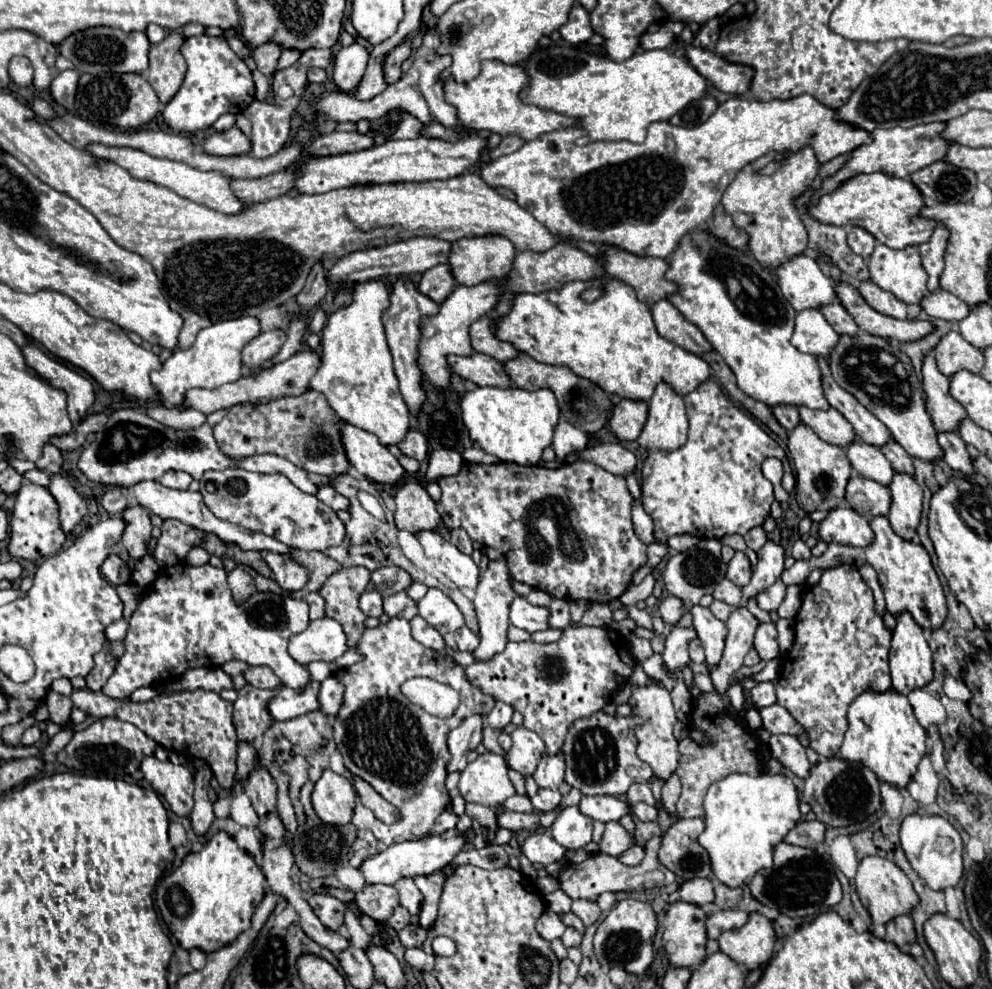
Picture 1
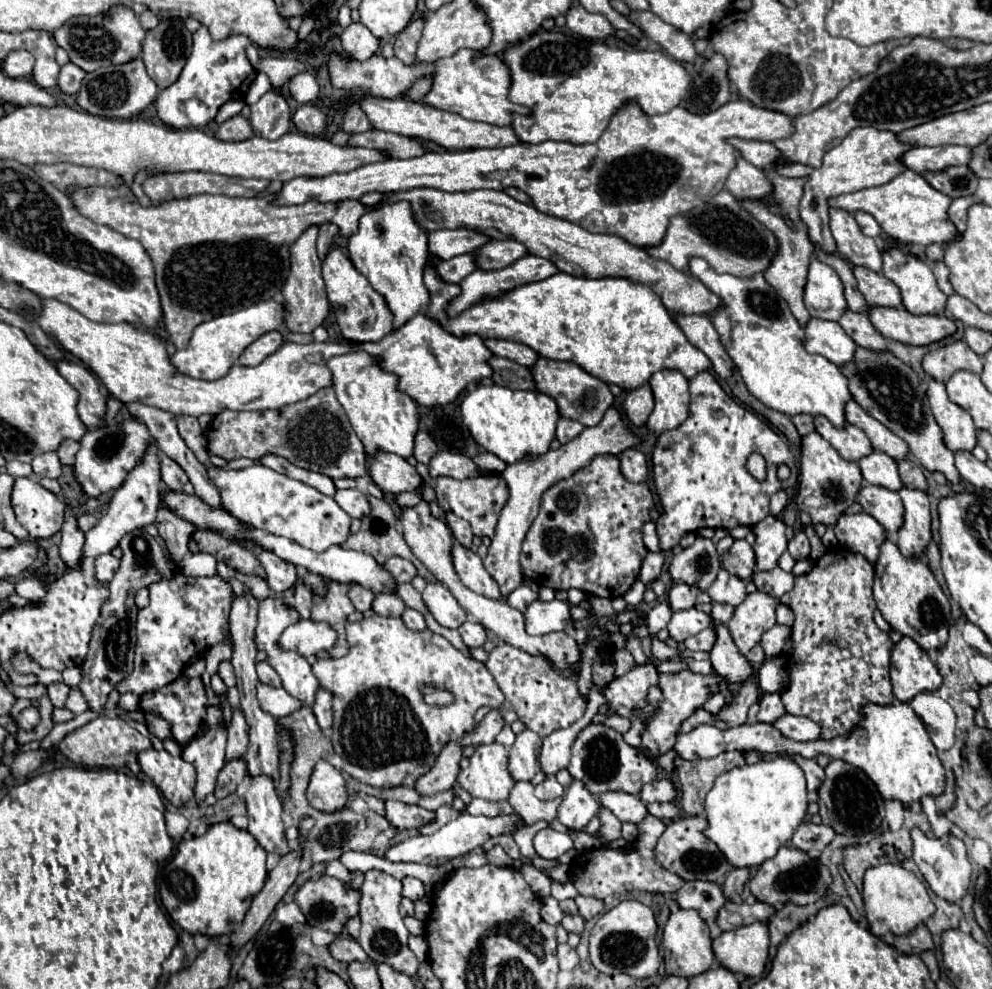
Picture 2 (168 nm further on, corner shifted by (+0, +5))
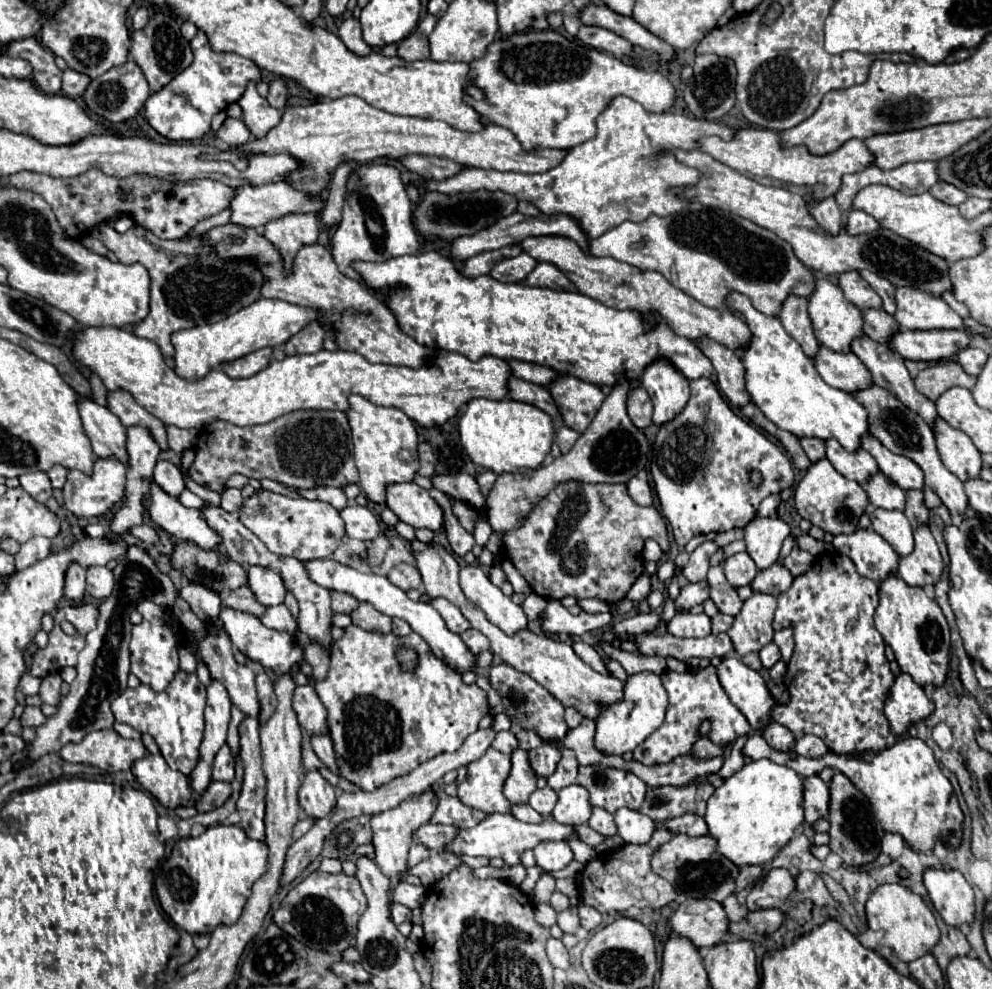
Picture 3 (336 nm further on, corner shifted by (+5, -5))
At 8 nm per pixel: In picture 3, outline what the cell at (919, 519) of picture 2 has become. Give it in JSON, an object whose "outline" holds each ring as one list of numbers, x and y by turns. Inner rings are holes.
{"outline":[[918,525,914,529,914,543,914,551,906,557,900,557,898,577,916,587,924,587,928,583,934,585,942,573,944,563,928,525]]}

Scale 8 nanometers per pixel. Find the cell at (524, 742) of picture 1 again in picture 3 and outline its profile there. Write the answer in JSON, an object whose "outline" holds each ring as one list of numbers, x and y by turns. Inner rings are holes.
{"outline":[[516,749,512,753,512,769,504,783,504,795,510,803,526,803,536,789,536,775,530,769,528,751]]}

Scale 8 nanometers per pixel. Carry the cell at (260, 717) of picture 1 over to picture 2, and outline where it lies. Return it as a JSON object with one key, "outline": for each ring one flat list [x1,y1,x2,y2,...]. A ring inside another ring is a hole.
{"outline":[[233,711,231,723,227,727,227,761,233,759,241,759,247,753,247,723,245,723,245,715,241,711]]}

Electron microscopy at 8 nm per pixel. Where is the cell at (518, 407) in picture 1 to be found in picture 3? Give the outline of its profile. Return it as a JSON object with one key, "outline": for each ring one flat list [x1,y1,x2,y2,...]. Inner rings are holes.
{"outline":[[472,399,466,405,458,421,460,441,470,455,470,459,494,471,496,475,510,471,532,471,542,465,544,457,550,453,552,439,554,439,554,423,548,413,542,409,520,403,520,401,492,401,492,399]]}

